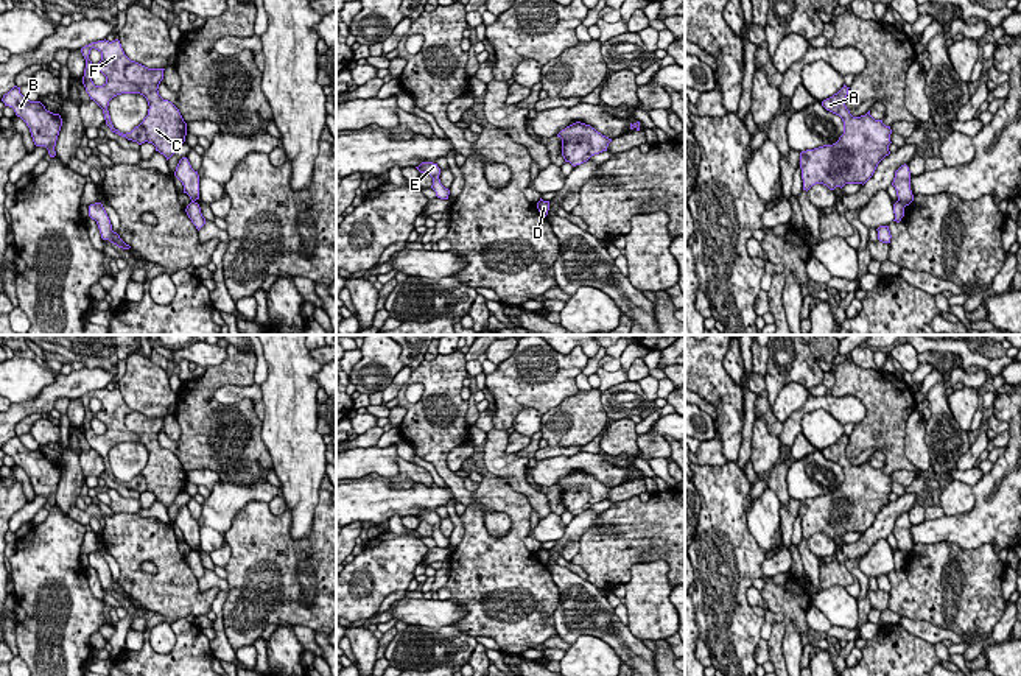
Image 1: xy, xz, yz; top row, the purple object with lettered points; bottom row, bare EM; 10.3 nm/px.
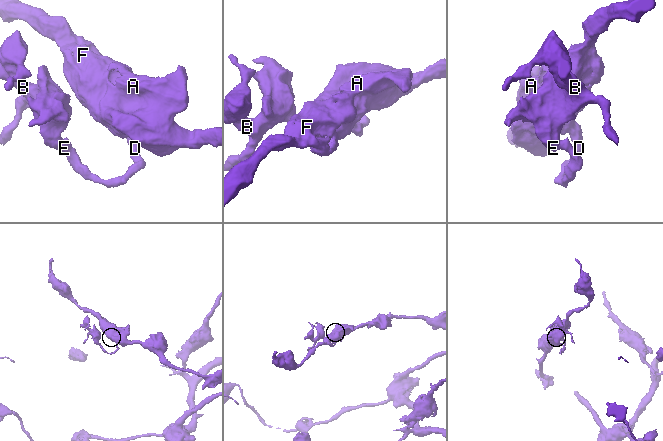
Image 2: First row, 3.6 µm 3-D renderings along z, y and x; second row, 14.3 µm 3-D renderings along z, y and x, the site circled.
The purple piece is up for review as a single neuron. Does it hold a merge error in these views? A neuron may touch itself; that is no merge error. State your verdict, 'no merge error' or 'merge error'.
merge error

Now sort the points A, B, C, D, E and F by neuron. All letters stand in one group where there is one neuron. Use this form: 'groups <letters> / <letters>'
groups A C D F / B E

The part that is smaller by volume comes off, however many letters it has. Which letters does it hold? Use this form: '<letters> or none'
B, E

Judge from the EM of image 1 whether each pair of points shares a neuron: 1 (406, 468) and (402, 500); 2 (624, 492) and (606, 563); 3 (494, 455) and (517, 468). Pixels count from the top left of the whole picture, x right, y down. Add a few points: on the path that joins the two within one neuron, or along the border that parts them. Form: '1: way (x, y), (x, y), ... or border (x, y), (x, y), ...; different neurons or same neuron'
1: border (414, 482), (433, 483); different neurons
2: border (637, 494), (614, 503); different neurons
3: way (500, 461), (511, 466); same neuron

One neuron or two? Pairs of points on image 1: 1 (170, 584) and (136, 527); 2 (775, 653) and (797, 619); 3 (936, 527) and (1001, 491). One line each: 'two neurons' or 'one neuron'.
1: one neuron
2: one neuron
3: one neuron

